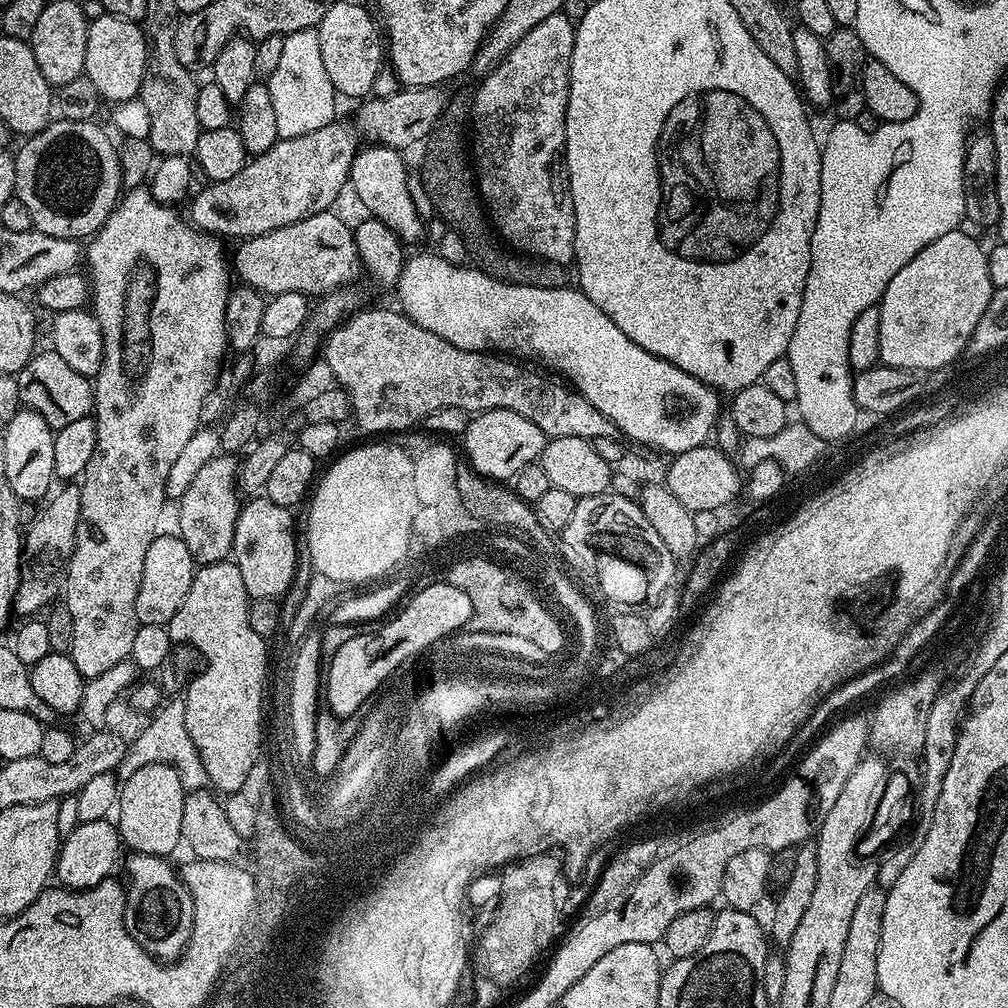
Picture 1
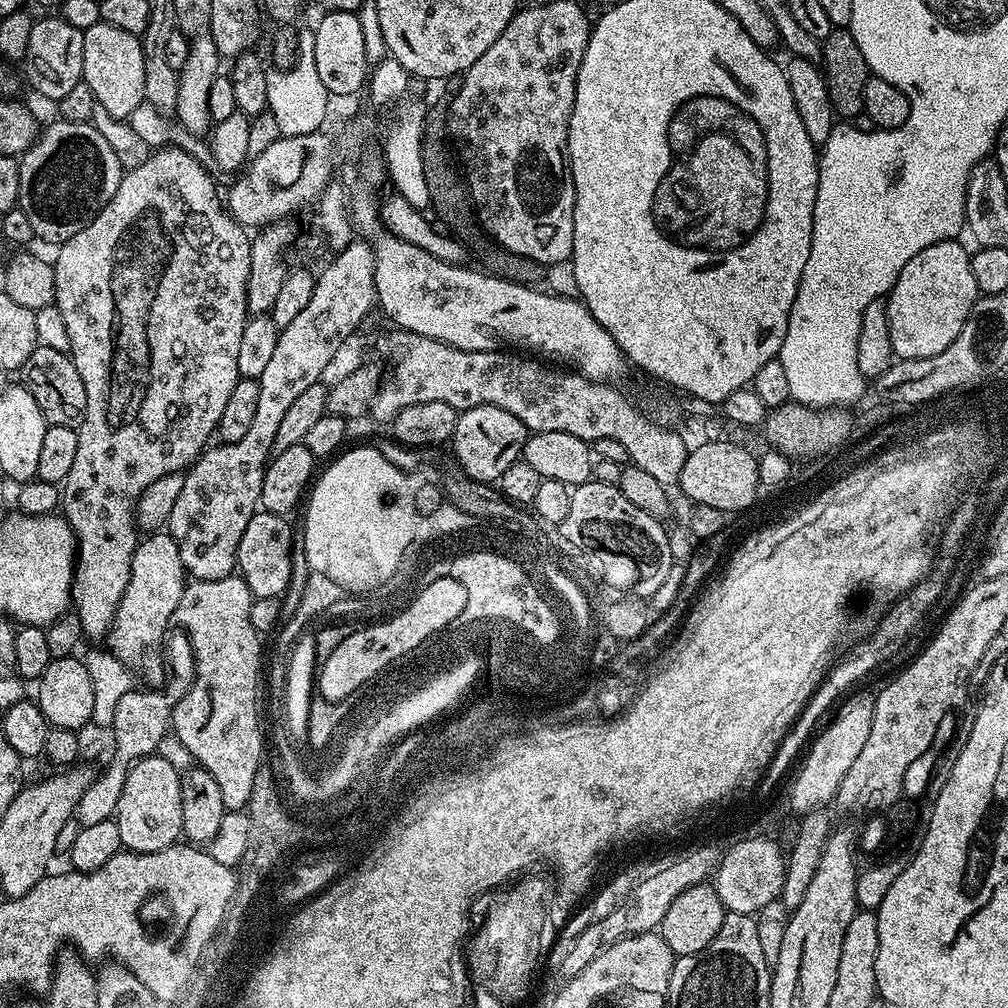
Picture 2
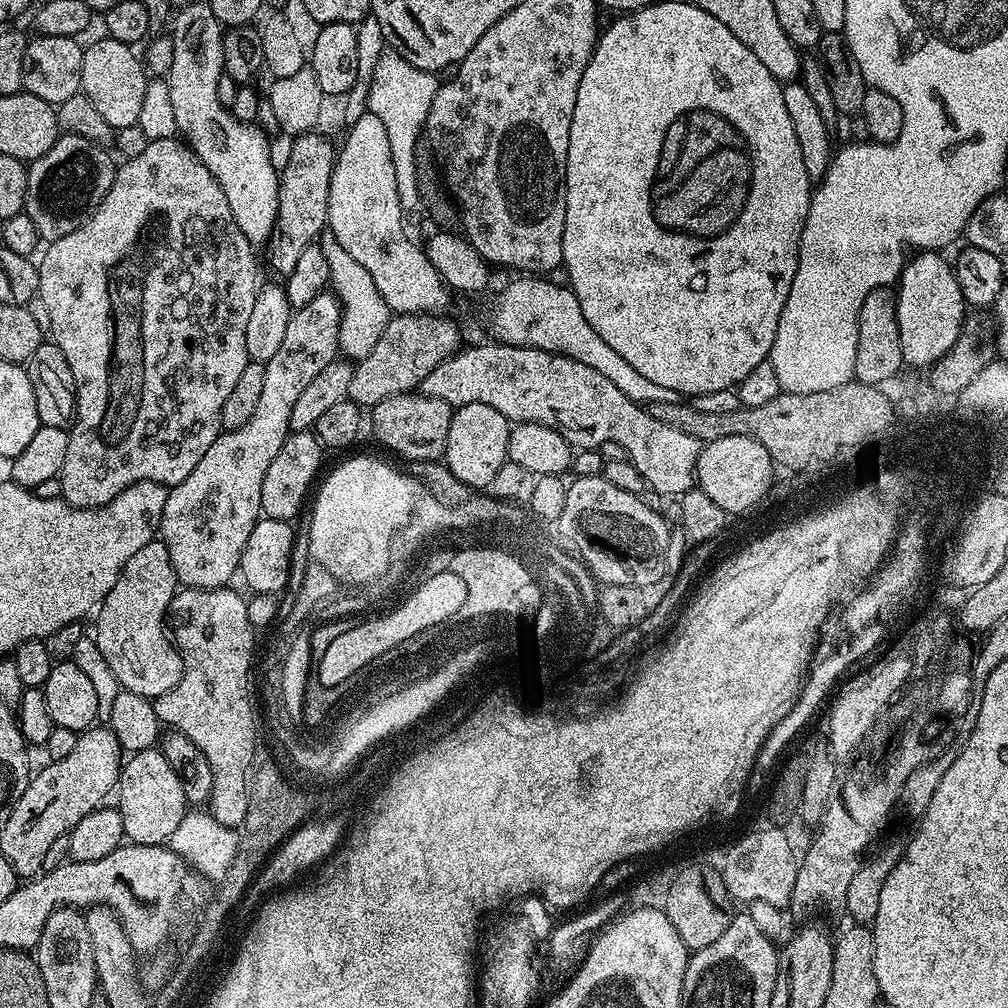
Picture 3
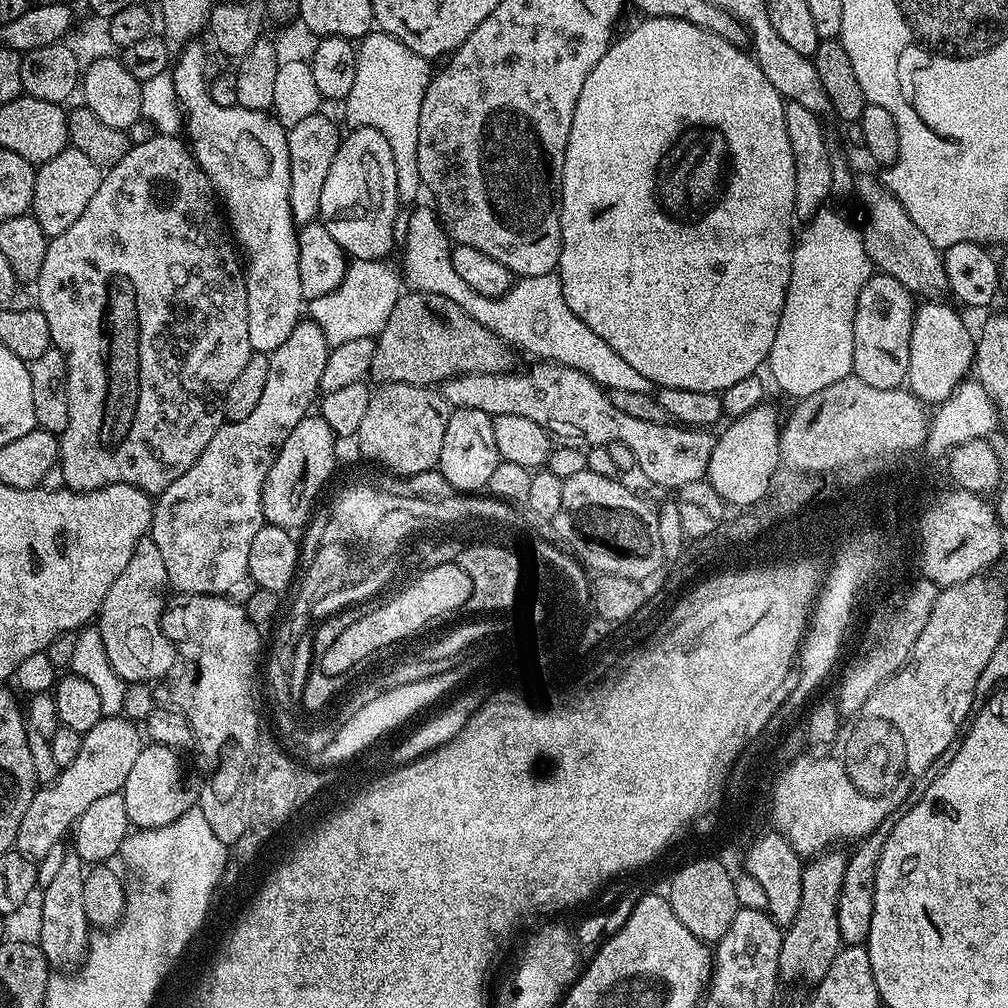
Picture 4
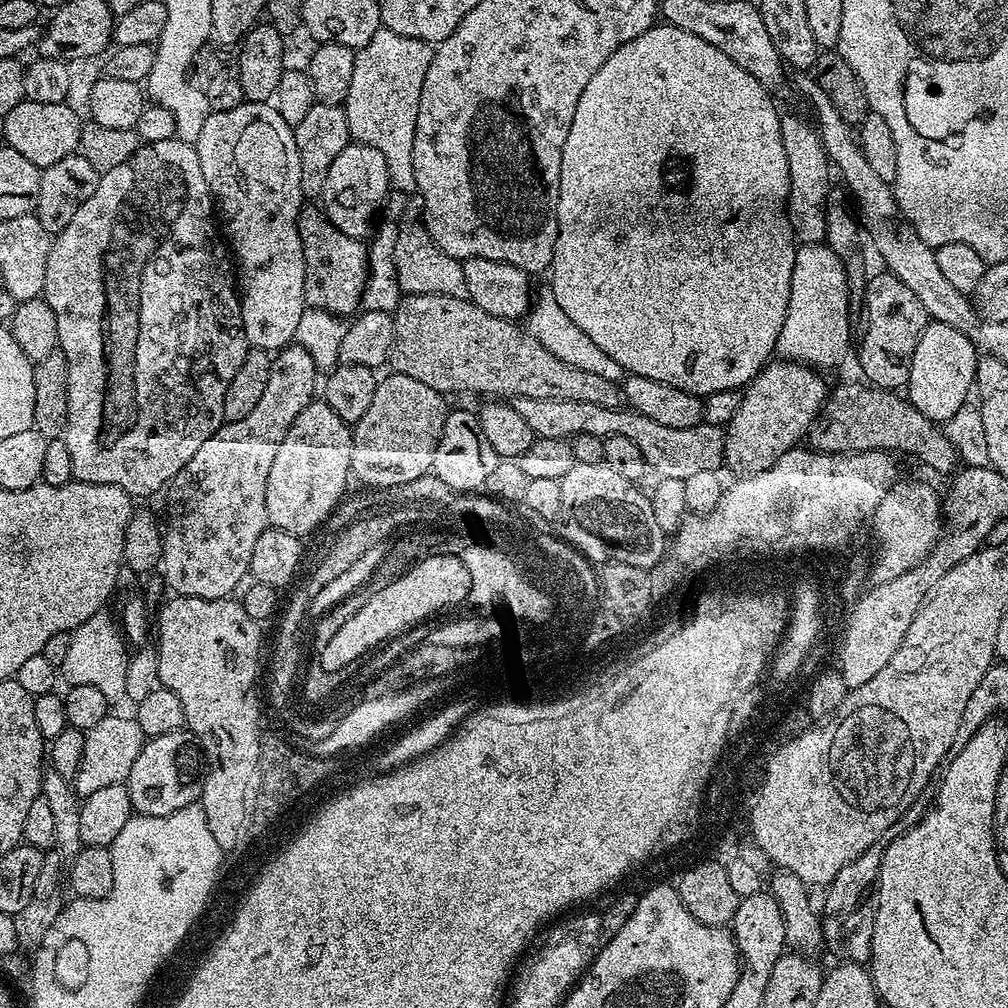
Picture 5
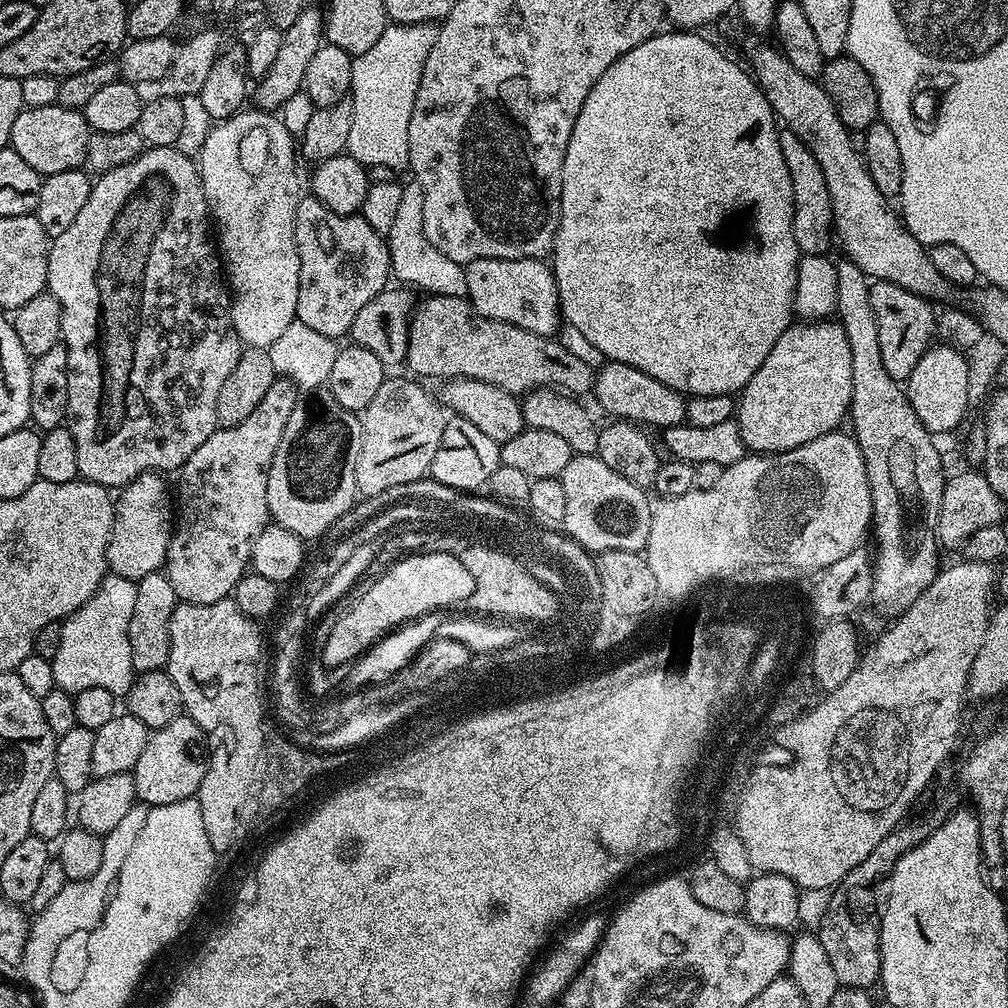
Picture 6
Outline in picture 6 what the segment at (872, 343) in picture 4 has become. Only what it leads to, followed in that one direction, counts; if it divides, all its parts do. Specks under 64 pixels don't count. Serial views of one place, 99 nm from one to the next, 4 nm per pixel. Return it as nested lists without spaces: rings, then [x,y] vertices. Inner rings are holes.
[[[877,280],[871,285],[870,306],[874,309],[874,322],[878,322],[882,366],[886,366],[886,374],[890,374],[890,378],[907,382],[914,366],[918,366],[918,358],[922,358],[922,354],[933,347],[938,332],[937,313],[932,313],[933,305],[918,294],[902,290],[902,286],[894,286],[894,282],[885,280]]]

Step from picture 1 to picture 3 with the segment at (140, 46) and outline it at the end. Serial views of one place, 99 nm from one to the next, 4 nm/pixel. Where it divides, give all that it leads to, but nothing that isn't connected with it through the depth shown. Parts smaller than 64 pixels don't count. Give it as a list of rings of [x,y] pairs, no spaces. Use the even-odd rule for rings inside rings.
[[[107,38],[96,40],[84,48],[81,89],[114,130],[138,124],[138,114],[142,114],[142,98],[146,94],[149,77],[141,57],[132,52],[135,52],[133,45]]]

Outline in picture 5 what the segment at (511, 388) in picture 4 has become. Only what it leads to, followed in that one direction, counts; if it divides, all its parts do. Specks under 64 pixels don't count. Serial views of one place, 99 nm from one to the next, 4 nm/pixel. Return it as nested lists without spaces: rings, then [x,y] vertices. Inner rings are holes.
[[[518,397],[511,401],[512,408],[522,414],[524,421],[530,426],[533,437],[558,438],[568,440],[578,436],[621,436],[630,438],[638,450],[642,450],[642,458],[646,458],[649,469],[657,477],[678,478],[684,481],[693,473],[701,470],[720,470],[725,467],[724,433],[719,424],[702,423],[689,426],[686,430],[674,430],[671,426],[658,426],[641,412],[624,408],[603,408],[590,406],[590,402],[554,401],[546,398]]]

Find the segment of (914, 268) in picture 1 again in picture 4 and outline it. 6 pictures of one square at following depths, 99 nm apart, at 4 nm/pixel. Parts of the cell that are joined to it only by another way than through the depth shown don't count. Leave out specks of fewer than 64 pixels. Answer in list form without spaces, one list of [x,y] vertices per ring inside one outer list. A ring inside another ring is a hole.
[[[924,302],[917,307],[910,334],[910,366],[907,387],[928,406],[937,406],[951,397],[973,371],[976,342],[964,320],[944,302]]]

